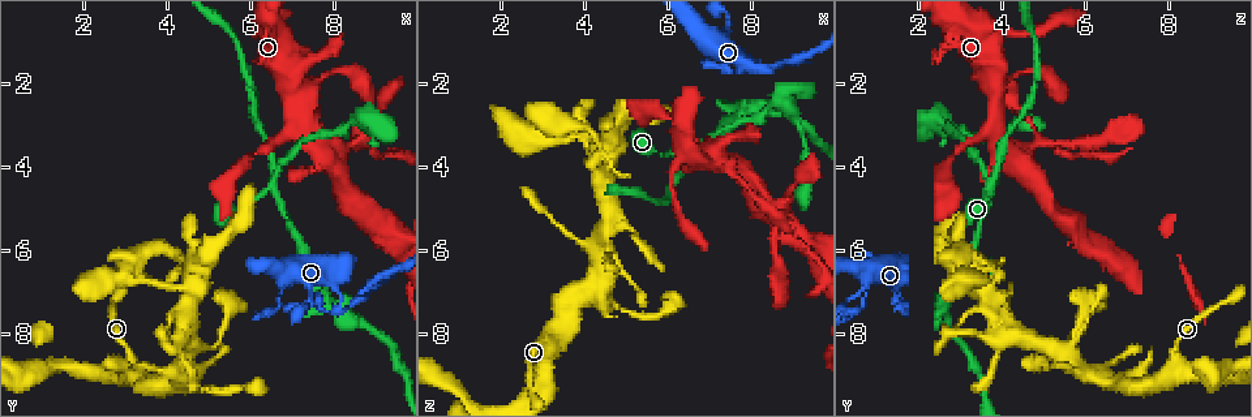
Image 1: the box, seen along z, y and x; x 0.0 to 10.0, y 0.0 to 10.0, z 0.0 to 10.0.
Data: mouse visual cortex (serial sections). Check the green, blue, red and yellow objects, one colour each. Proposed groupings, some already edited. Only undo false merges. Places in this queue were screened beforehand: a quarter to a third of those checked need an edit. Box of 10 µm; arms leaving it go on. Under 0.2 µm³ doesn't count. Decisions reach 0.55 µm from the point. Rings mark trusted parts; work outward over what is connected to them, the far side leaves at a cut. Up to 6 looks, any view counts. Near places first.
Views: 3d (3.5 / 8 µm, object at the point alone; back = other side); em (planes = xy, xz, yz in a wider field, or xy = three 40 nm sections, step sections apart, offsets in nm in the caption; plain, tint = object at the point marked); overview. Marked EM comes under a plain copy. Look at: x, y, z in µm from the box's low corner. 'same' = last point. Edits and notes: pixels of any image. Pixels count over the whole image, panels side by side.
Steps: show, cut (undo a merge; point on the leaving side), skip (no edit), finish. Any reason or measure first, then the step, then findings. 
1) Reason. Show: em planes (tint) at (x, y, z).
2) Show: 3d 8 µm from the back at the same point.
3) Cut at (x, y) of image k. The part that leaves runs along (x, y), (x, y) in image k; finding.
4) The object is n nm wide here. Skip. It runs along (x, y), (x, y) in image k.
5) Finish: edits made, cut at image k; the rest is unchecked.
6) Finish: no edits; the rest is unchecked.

Branch point. Show: 3d 3.5 µm at (8.70, 3.45, 5.05).

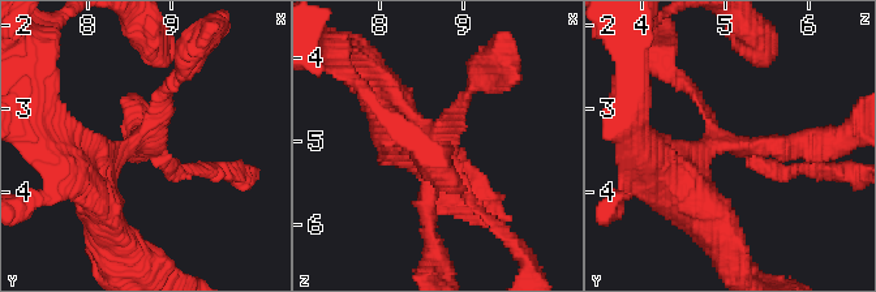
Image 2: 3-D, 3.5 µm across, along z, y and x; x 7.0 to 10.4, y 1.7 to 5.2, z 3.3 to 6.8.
Show: em xy step 5 (tint) at (8.65, 3.45, 5.10).

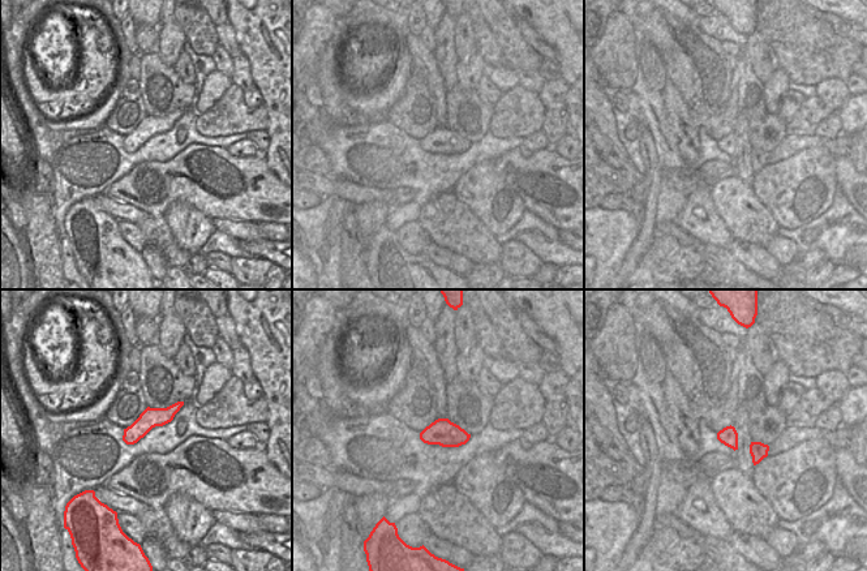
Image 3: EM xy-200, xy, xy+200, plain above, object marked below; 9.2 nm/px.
Skip. It runs along (374, 84), (434, 150), (430, 236) in image 2; continuous, no second cell.

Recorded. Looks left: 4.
Abrupt turn. Show: 3d 3.5 µm at (8.15, 7.40, 1.60).

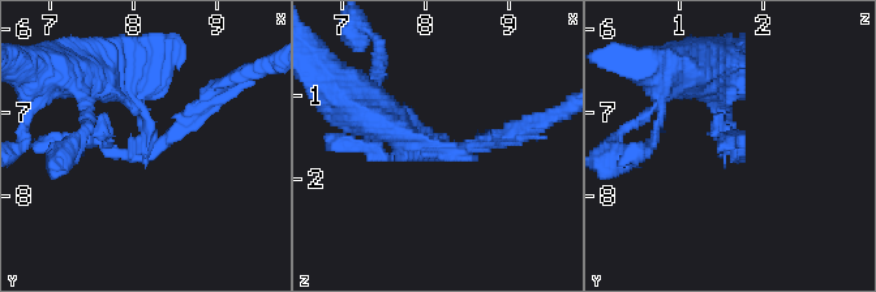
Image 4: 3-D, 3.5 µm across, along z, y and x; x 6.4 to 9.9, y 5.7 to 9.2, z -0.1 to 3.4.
Cut at (142, 157) of image 4. The part that leaves runs along (145, 115), (157, 151), (213, 91) in image 4; two cells meet here.

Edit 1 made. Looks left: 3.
See it whole again. Show: overview.

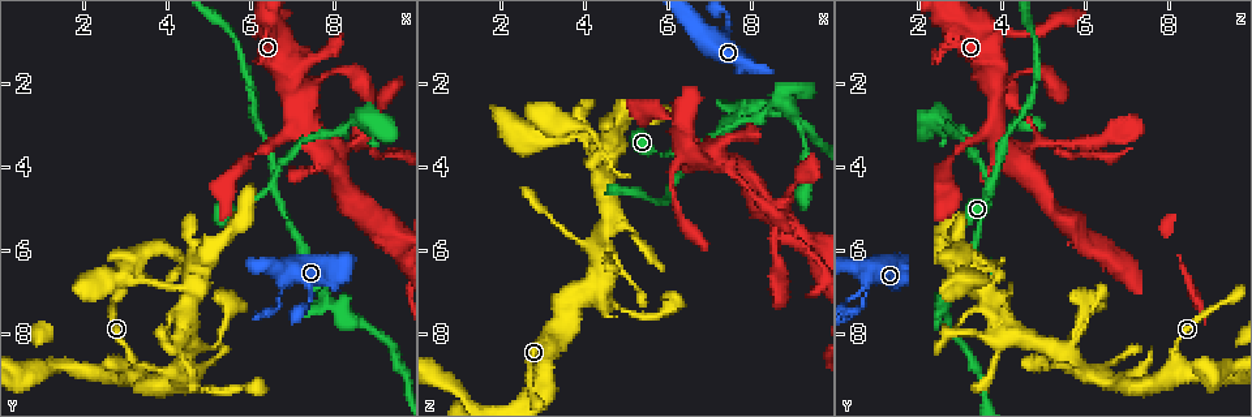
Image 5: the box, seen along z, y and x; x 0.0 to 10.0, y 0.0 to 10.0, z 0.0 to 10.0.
Looks like a crossing. Show: 3d 3.5 µm at (4.70, 7.00, 3.60).

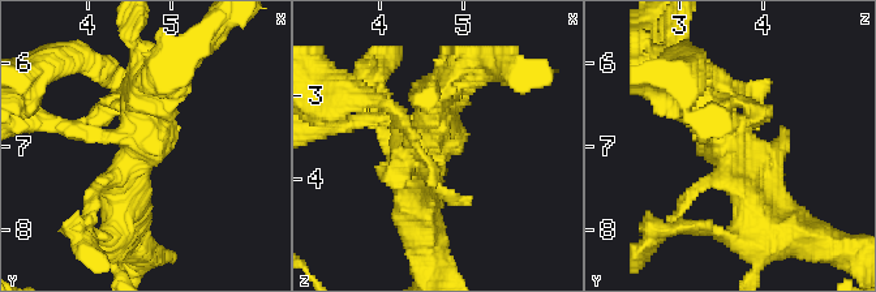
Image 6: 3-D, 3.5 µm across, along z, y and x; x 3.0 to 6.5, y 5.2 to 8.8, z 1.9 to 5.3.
Need the tissue. Show: em planes (tint) at (4.65, 6.95, 3.50).

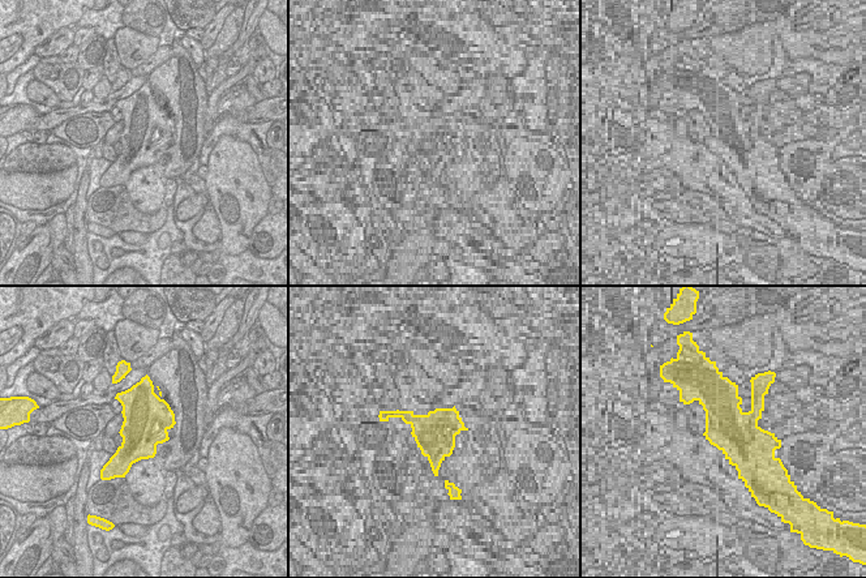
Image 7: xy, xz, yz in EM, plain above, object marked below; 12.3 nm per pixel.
Skip. It runs along (778, 217), (715, 112), (674, 80) in image 6; continuous, no second cell.

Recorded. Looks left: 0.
Finish: edits made, cut at image 4; the rest is unchecked.

